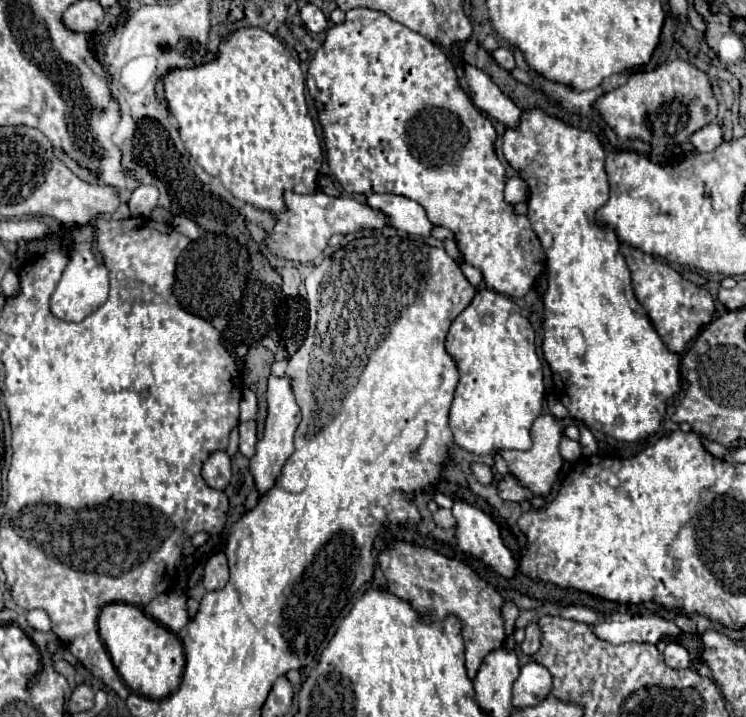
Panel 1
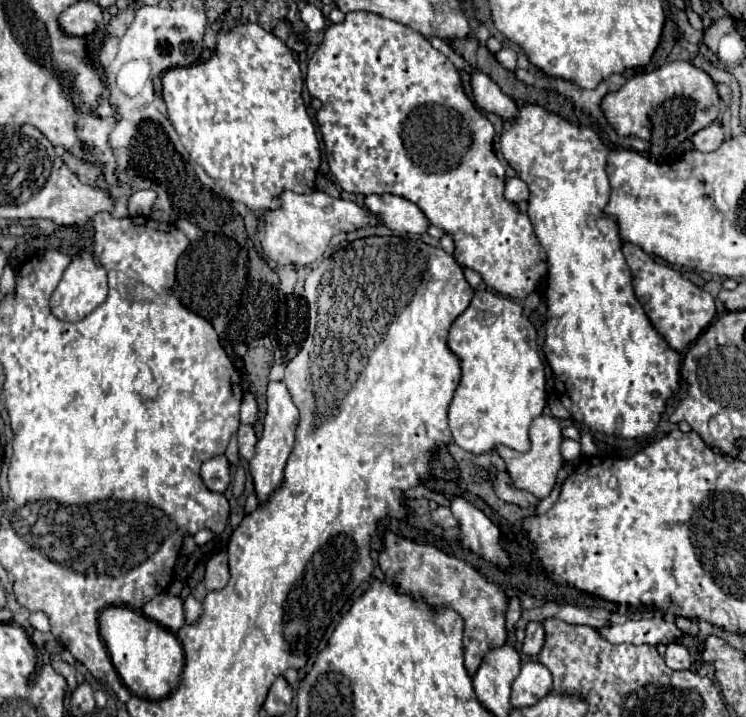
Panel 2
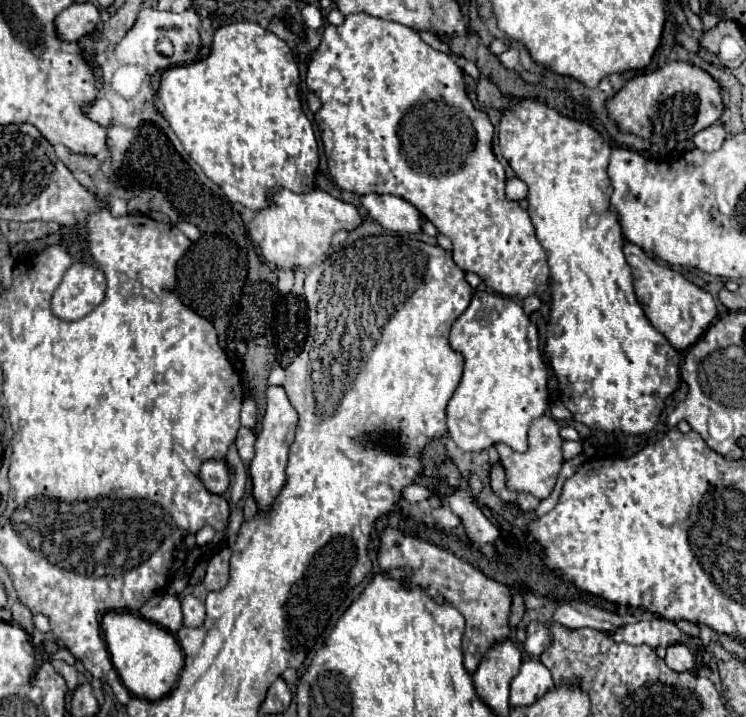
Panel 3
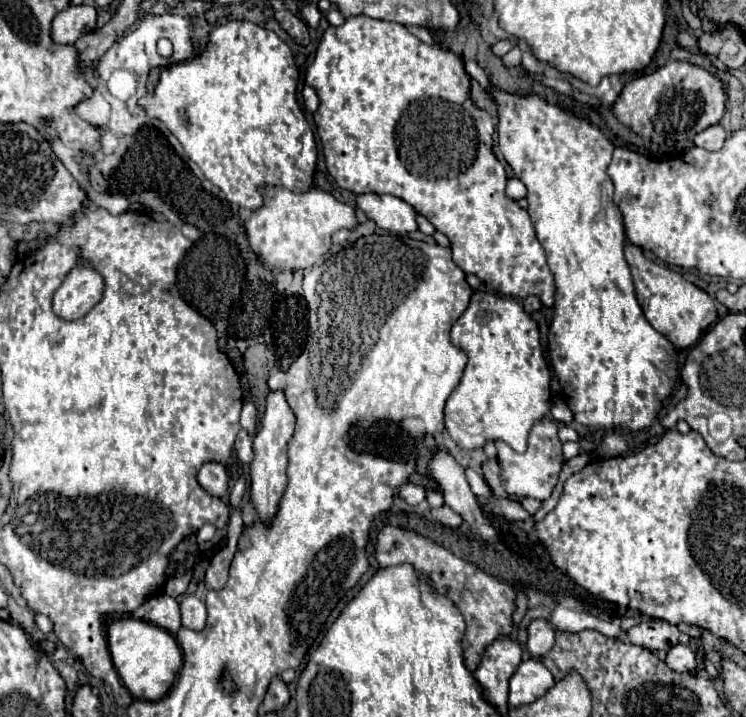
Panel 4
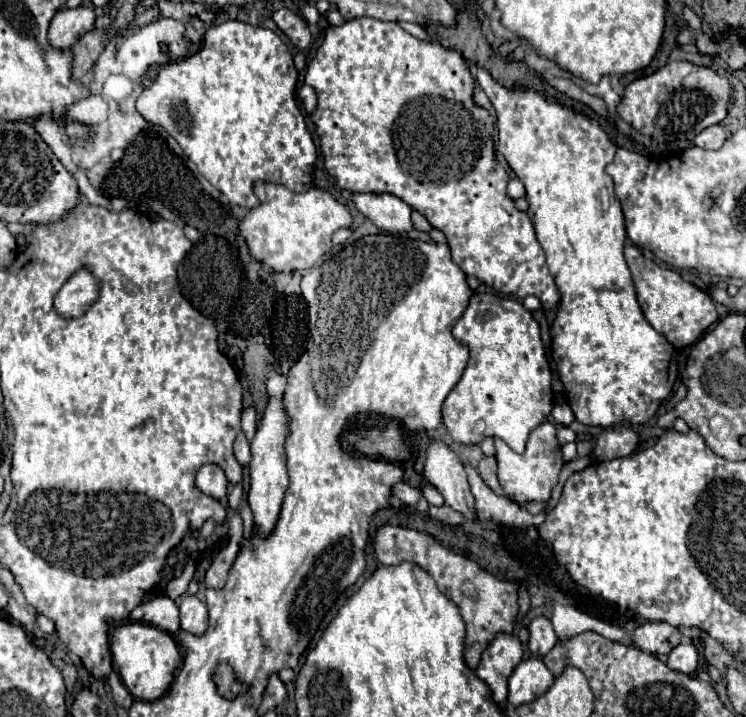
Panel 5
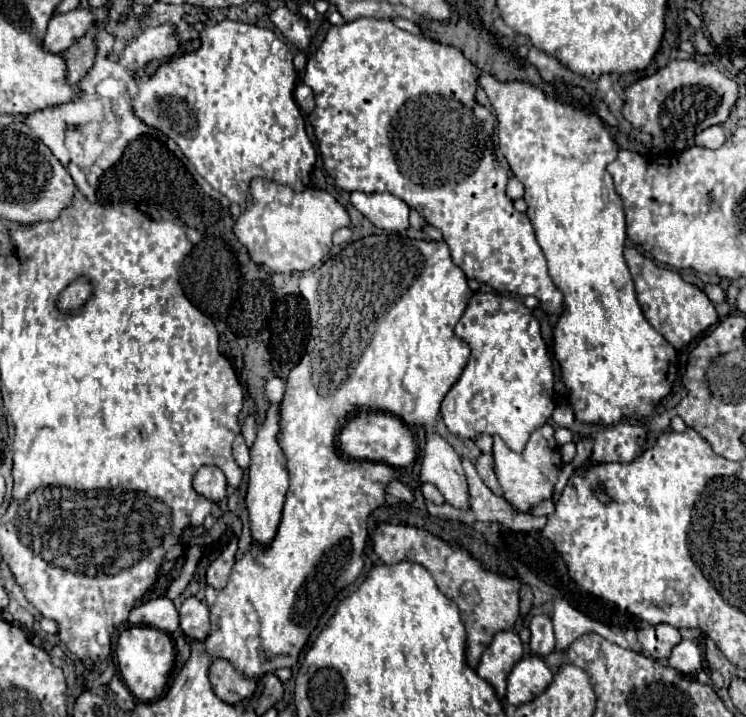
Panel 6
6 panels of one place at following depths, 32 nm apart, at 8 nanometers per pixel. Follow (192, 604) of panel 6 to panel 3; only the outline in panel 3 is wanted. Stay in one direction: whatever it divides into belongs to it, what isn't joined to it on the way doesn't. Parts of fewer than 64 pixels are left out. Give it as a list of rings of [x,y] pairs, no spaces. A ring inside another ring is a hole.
[[[192,594],[182,598],[182,614],[184,614],[184,626],[196,626],[200,620],[204,620],[204,604],[194,598]]]

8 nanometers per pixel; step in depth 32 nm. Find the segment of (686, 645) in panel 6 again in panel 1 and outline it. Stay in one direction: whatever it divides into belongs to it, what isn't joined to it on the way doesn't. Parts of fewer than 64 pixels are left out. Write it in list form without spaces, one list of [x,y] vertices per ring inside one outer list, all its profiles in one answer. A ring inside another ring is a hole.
[[[668,642],[666,650],[664,650],[664,662],[670,668],[688,668],[690,666],[690,658],[684,646],[676,644],[676,642]]]

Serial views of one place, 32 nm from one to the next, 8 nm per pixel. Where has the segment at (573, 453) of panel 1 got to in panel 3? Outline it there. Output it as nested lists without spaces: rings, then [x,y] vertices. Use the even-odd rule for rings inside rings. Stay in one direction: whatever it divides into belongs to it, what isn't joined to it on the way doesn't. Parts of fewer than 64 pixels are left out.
[[[566,440],[562,444],[562,454],[564,454],[564,460],[570,460],[574,456],[578,456],[582,452],[582,444],[580,442],[572,442],[572,440]]]

